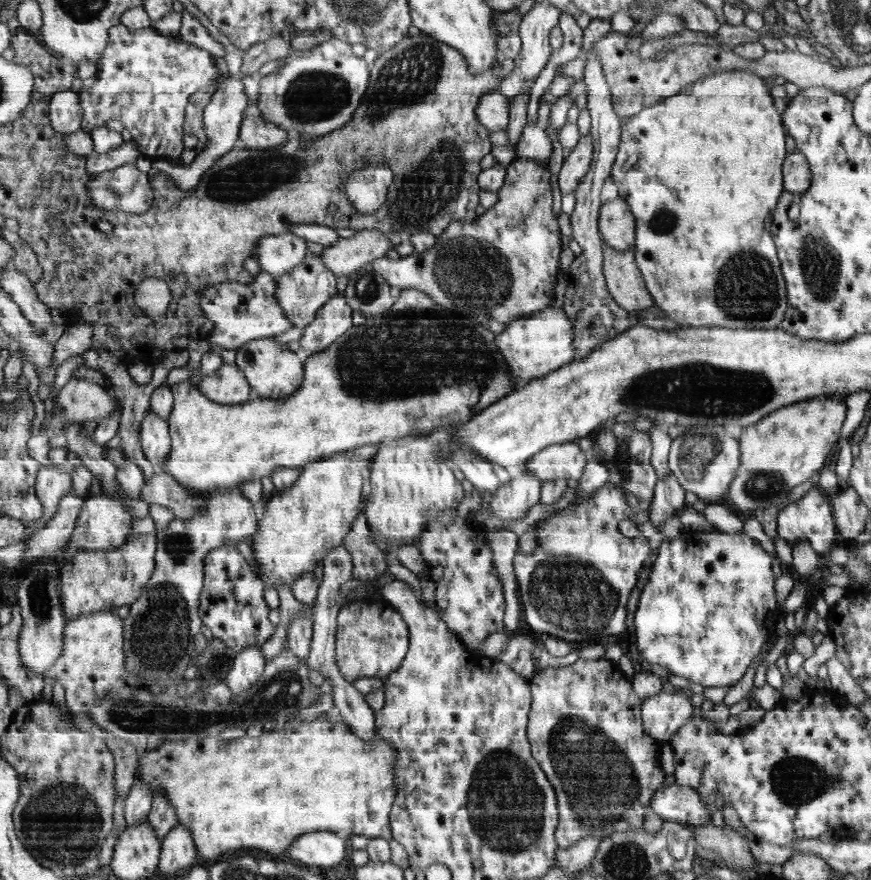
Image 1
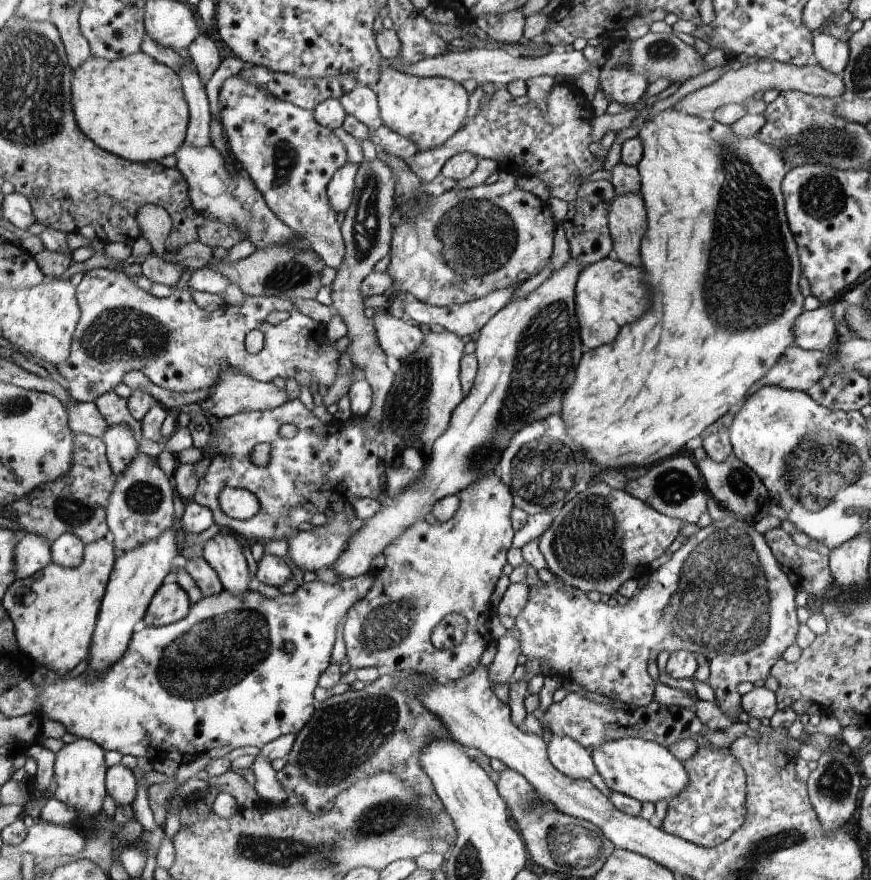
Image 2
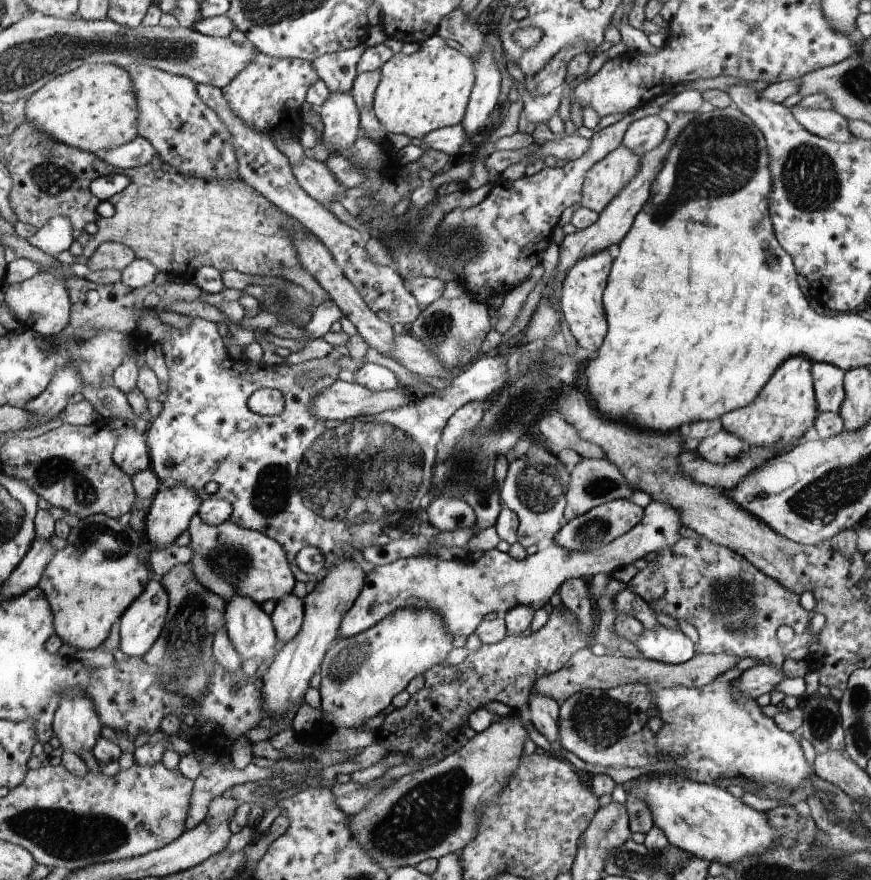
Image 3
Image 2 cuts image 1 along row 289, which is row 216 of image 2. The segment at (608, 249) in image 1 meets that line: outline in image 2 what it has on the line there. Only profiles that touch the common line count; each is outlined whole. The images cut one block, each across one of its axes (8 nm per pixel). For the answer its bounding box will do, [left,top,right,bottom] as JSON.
[609,192,645,264]

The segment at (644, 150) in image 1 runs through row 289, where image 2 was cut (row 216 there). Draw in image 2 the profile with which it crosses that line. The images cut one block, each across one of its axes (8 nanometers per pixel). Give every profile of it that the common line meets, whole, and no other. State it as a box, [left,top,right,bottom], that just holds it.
[565,110,803,468]

